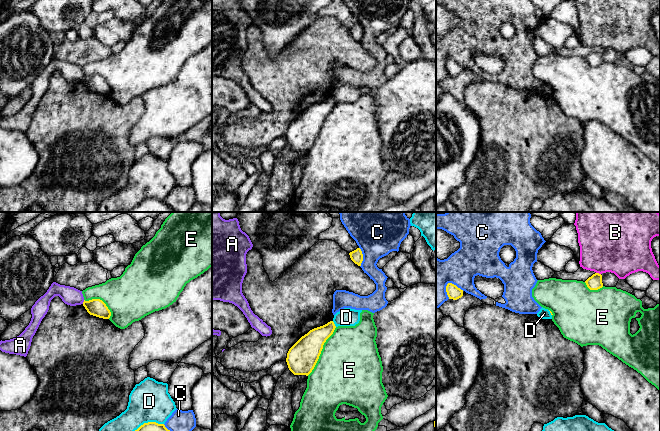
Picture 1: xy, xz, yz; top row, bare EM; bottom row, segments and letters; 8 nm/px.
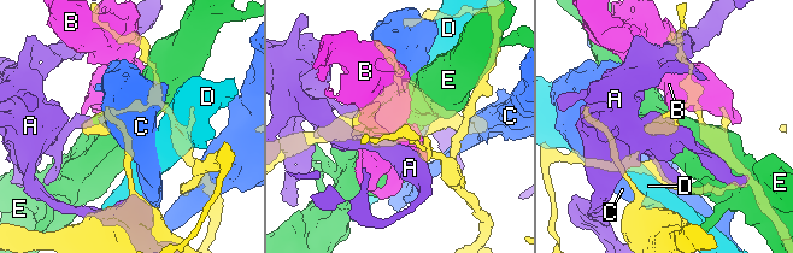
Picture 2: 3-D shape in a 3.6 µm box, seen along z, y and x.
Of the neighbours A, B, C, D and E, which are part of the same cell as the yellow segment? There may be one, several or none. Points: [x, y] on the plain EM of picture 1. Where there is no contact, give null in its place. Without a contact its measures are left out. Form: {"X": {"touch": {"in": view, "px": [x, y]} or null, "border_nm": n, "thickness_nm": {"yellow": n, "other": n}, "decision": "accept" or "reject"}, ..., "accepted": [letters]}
{"A": {"touch": {"in": "xy", "px": [83, 78]}, "border_nm": 40, "thickness_nm": {"yellow": 140, "other": 150}, "decision": "reject"}, "B": {"touch": {"in": "yz", "px": [598, 49]}, "border_nm": 40, "thickness_nm": {"yellow": 120, "other": 400}, "decision": "reject"}, "C": {"touch": {"in": "xz", "px": [362, 33]}, "border_nm": 160, "thickness_nm": {"yellow": 100, "other": 280}, "decision": "reject"}, "D": {"touch": {"in": "xy", "px": [141, 201]}, "border_nm": 380, "thickness_nm": {"yellow": 220, "other": 340}, "decision": "reject"}, "E": {"touch": {"in": "xz", "px": [321, 126]}, "border_nm": 460, "thickness_nm": {"yellow": 240, "other": 500}, "decision": "reject"}, "accepted": []}

